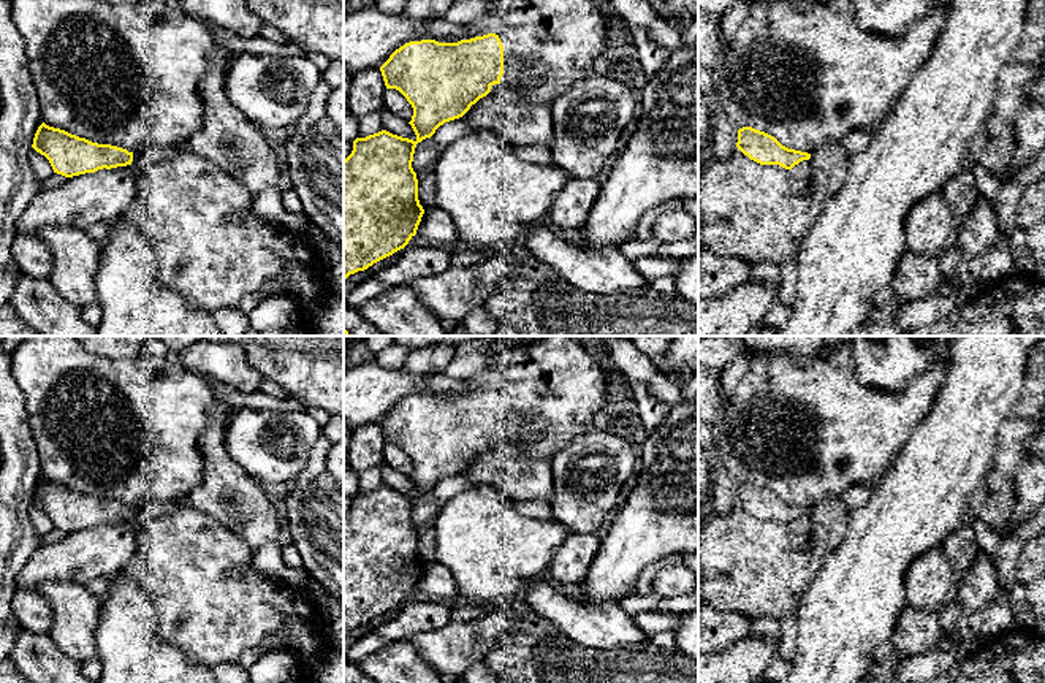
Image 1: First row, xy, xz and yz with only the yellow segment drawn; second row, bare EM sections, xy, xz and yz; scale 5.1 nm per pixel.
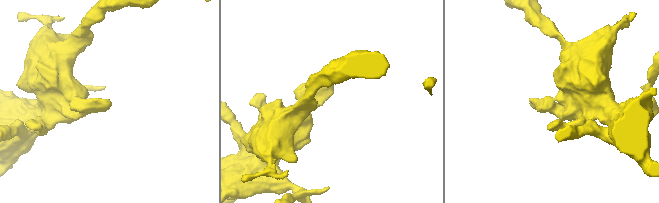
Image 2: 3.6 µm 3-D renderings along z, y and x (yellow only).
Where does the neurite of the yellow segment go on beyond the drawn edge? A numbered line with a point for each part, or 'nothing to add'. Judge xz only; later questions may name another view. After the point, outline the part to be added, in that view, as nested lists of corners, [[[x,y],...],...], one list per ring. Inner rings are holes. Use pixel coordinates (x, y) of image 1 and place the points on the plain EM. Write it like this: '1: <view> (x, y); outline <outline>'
nothing to add

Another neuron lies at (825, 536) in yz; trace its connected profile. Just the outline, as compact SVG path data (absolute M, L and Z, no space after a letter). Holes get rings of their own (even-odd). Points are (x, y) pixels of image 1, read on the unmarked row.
M841 496L826 498L811 507L811 548L823 556L830 555L842 540L849 510Z

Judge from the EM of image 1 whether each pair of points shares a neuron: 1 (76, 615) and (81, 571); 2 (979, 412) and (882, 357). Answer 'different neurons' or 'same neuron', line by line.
1: different neurons
2: different neurons

